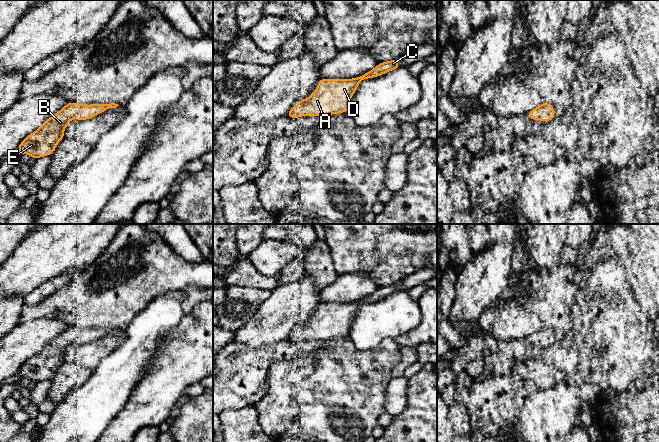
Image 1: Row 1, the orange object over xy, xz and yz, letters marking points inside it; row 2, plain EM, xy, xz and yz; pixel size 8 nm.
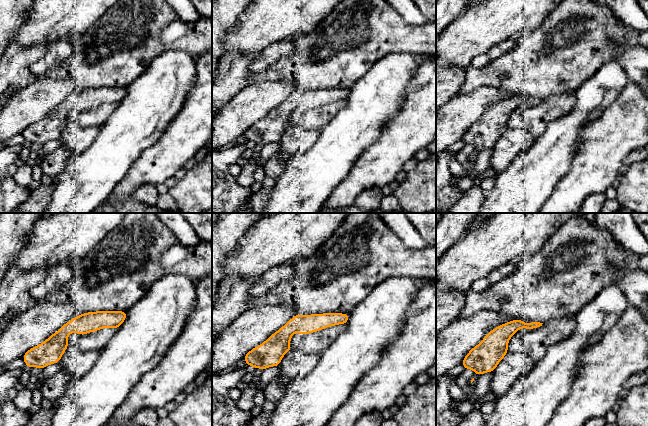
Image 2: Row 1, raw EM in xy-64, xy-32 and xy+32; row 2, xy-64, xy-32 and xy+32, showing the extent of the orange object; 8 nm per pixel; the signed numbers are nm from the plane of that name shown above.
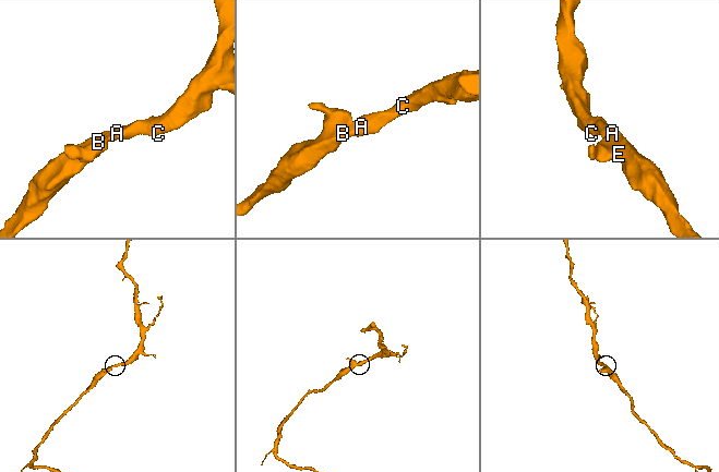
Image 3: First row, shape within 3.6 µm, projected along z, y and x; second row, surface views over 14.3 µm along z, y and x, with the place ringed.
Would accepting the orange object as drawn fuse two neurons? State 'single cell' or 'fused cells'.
single cell

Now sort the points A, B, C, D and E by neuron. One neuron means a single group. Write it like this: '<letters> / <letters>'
A B C D E

